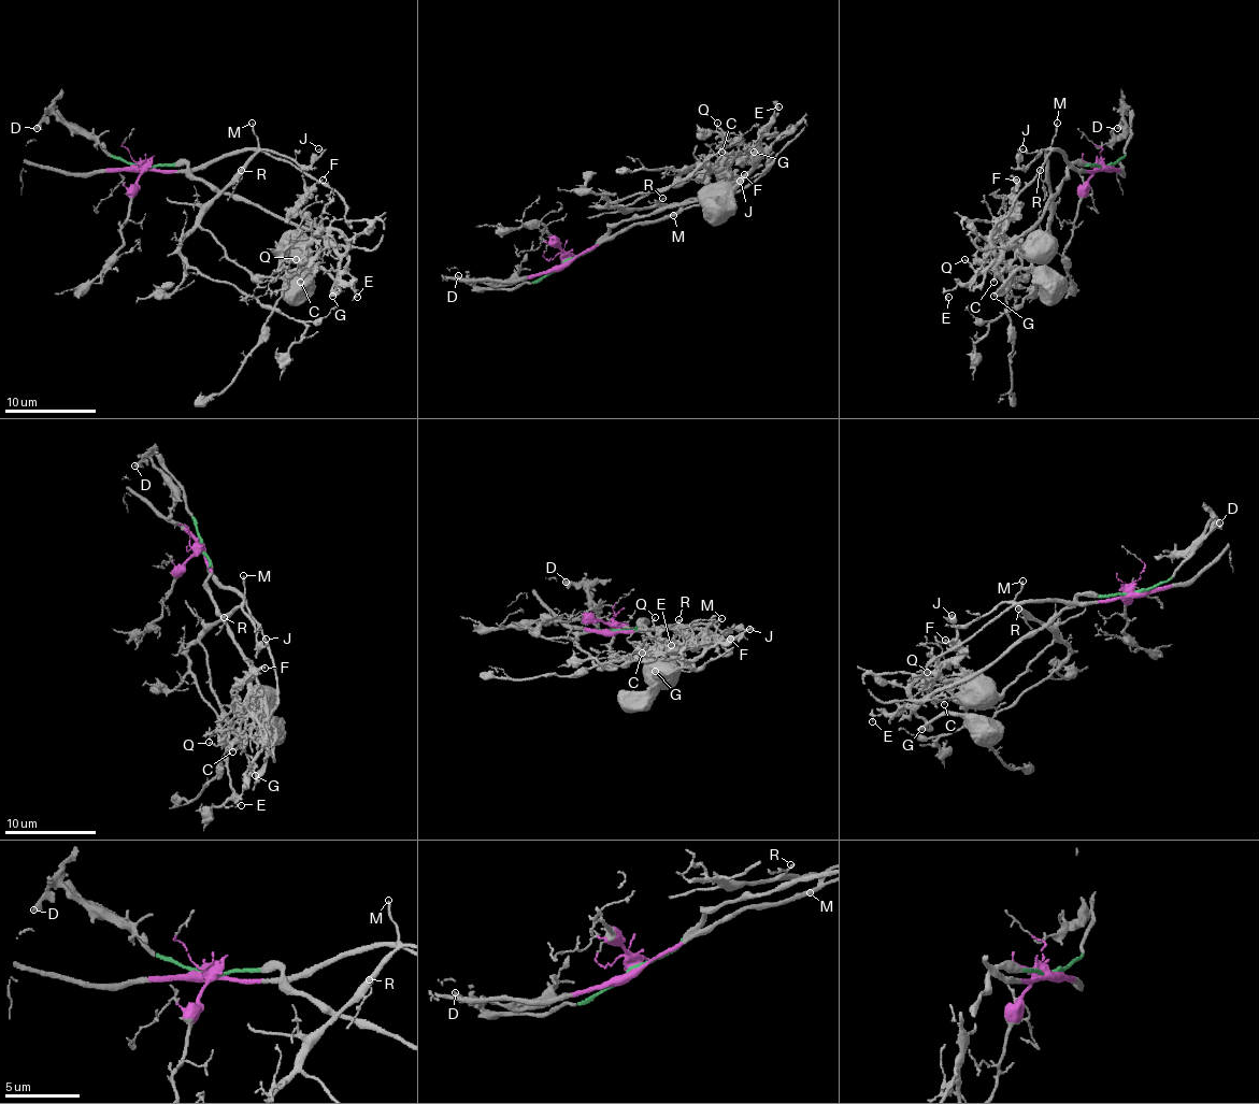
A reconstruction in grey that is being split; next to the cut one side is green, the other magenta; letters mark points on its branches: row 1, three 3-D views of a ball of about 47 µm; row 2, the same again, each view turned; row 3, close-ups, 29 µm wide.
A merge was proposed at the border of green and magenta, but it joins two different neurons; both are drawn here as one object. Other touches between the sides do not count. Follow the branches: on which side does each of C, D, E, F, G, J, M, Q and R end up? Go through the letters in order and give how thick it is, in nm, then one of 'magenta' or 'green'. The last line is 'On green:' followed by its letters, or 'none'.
C: calibre 120 nm; green
D: calibre 360 nm; green
E: calibre 120 nm; green
F: calibre 150 nm; green
G: calibre 360 nm; green
J: calibre 110 nm; magenta
M: calibre 150 nm; magenta
Q: calibre 130 nm; green
R: calibre 120 nm; magenta
On green: C, D, E, F, G, Q

